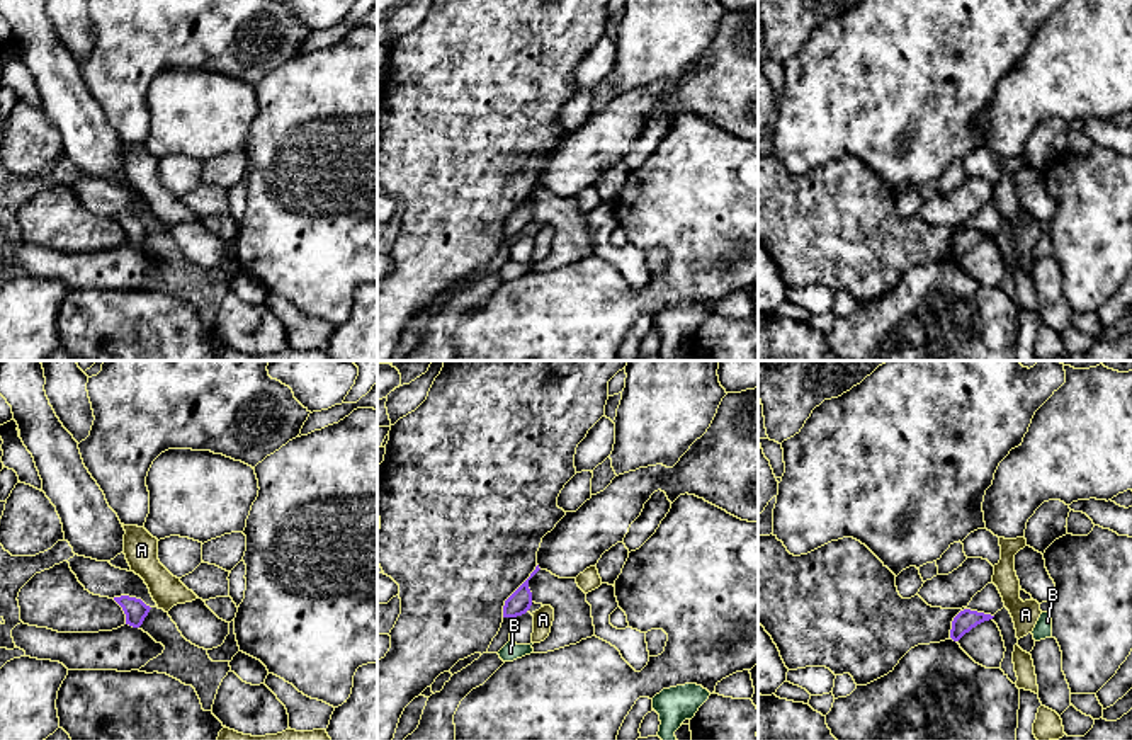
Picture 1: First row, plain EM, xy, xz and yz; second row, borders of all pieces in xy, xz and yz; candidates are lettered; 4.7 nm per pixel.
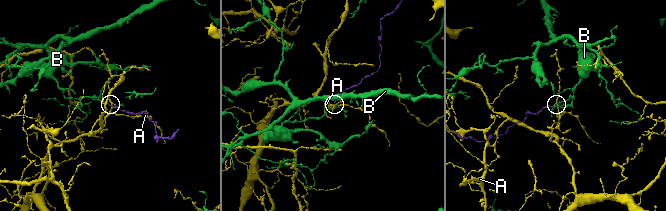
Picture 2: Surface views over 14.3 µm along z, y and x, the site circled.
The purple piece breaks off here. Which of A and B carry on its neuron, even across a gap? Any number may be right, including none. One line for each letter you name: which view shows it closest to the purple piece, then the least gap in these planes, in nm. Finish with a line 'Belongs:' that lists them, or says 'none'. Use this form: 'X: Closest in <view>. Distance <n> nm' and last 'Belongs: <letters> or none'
B: Closest in xz. Distance 120 nm
Belongs: B

